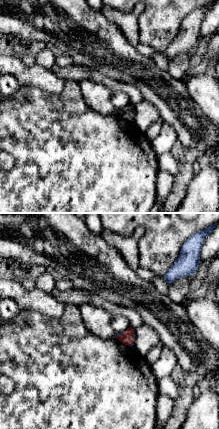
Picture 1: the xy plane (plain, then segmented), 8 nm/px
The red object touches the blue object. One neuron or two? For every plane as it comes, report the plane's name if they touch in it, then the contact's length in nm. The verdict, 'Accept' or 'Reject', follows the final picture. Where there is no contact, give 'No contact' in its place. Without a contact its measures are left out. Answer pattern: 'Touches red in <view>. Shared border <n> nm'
Touches red in xy. Shared border 80 nm

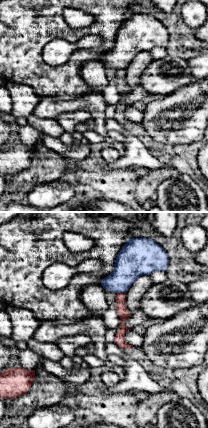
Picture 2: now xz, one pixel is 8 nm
Touches red in xz. Shared border 70 nm

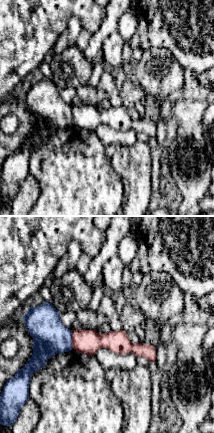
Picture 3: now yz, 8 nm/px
Touches red in yz. Shared border 150 nm

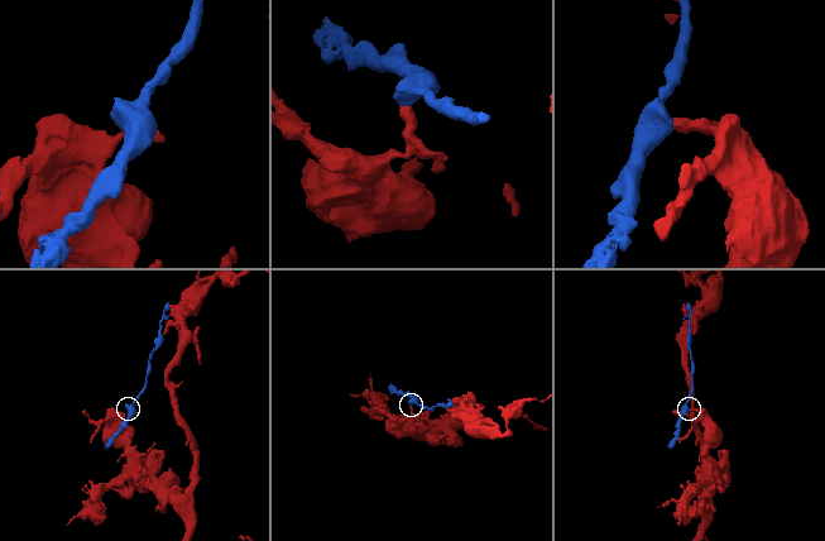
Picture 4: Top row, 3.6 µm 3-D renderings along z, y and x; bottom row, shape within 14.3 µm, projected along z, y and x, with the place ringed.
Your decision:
Reject

